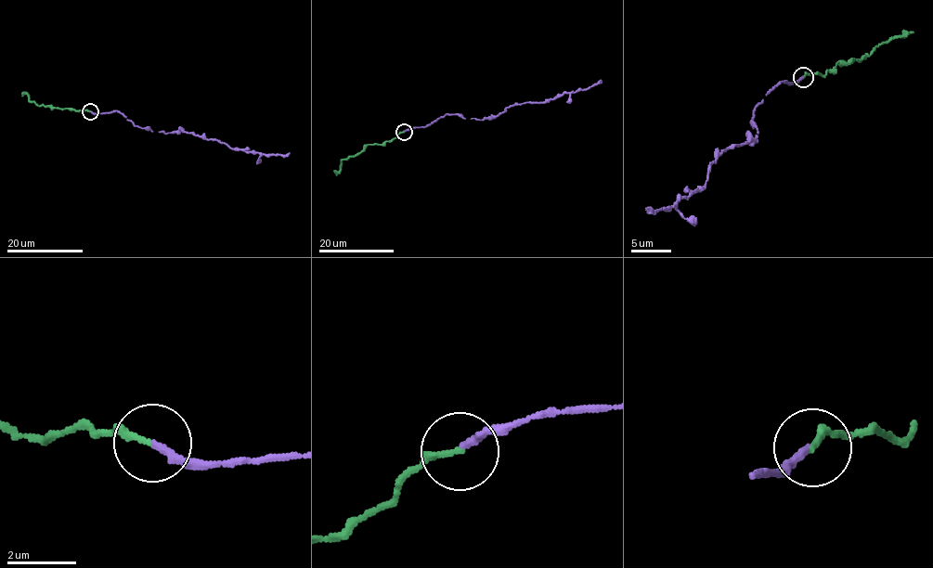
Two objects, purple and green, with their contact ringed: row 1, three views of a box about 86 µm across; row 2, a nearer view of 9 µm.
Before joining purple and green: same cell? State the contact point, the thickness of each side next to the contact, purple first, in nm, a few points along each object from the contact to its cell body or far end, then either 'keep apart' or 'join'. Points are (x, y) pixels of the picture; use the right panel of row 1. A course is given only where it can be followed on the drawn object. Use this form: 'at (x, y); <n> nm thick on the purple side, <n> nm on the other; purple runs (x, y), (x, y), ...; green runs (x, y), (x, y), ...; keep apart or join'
at (803, 77); 220 nm thick on the purple side, 180 nm on the other; purple runs (803, 77), (768, 93), (750, 123), (758, 141), (730, 147), (718, 156), (703, 188), (667, 210), (645, 208); green runs (803, 77), (824, 74), (834, 70), (835, 63), (857, 60), (880, 44), (913, 31); join

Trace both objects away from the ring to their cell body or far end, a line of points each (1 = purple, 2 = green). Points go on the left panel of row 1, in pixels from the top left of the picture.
1: (90, 111), (117, 110), (133, 123), (152, 132), (186, 131), (218, 139), (233, 148), (289, 154)
2: (90, 111), (37, 106), (29, 99), (24, 92)

